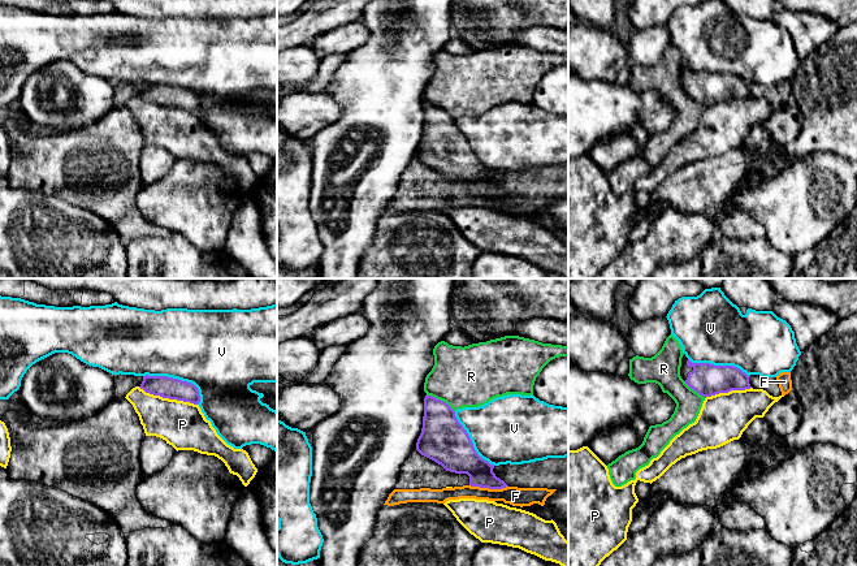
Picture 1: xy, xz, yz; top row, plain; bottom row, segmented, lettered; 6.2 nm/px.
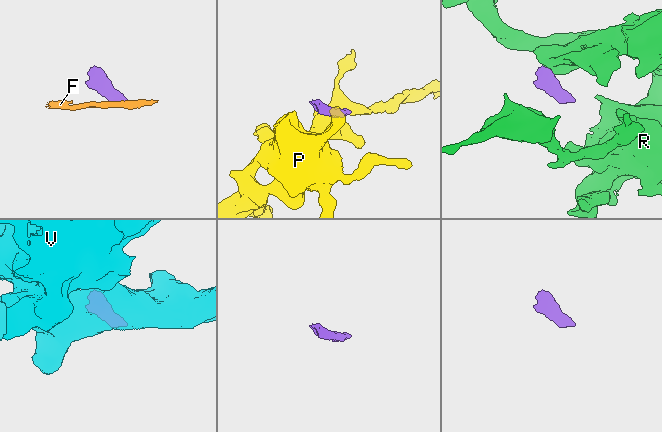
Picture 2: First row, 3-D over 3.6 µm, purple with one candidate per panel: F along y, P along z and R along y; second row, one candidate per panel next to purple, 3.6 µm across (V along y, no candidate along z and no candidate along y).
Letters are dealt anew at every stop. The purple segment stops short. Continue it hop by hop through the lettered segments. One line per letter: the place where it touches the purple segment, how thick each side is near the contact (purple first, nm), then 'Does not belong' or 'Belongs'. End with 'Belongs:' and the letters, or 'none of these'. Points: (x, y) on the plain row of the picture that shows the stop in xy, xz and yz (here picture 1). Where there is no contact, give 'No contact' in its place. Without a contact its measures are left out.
F: Touches purple at xz (489, 197). Thickness 190 nm (purple) against 120 nm. Does not belong
P: Touches purple at xy (168, 106). Thickness 130 nm (purple) against 280 nm. Does not belong
R: Touches purple at xz (440, 108). Thickness 280 nm (purple) against 380 nm. Does not belong
V: Touches purple at xy (177, 87). Thickness 130 nm (purple) against 460 nm. Does not belong
Belongs: none of these

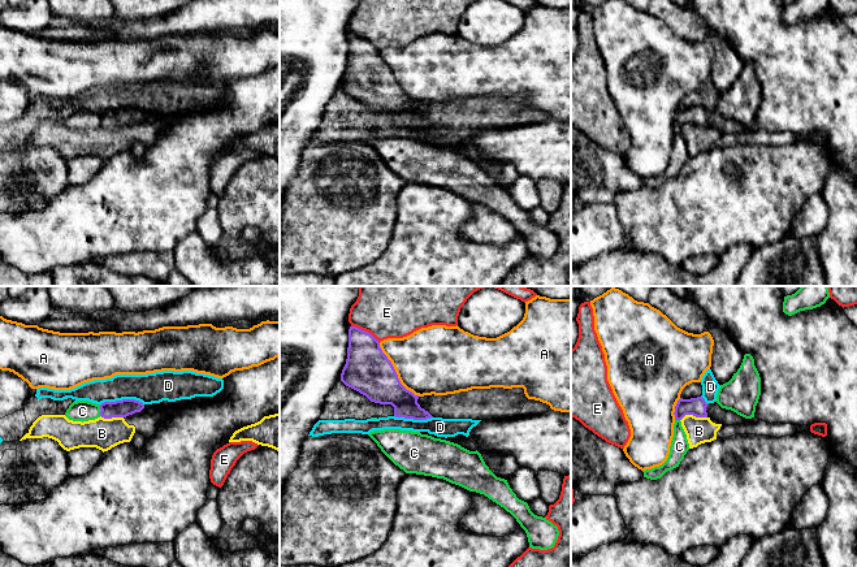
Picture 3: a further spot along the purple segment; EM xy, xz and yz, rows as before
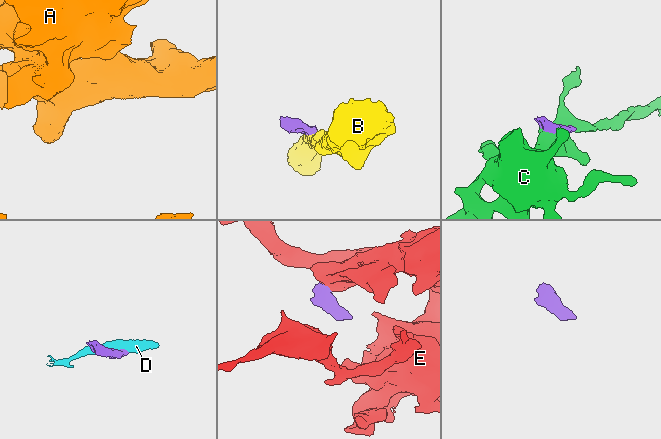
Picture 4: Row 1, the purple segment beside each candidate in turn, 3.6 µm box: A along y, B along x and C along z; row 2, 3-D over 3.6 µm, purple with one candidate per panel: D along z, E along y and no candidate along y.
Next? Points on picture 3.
A: Touches purple at xz (395, 81). Thickness 280 nm (purple) against 420 nm. Does not belong
B: Touches purple at yz (693, 124). Thickness 110 nm (purple) against 160 nm. Does not belong
C: Touches purple at xy (100, 117). Thickness 110 nm (purple) against 130 nm. Does not belong
D: Touches purple at xy (122, 108). Thickness 110 nm (purple) against 190 nm. Does not belong
E: Touches purple at xz (364, 39). Thickness 280 nm (purple) against 280 nm. Does not belong
Belongs: none of these

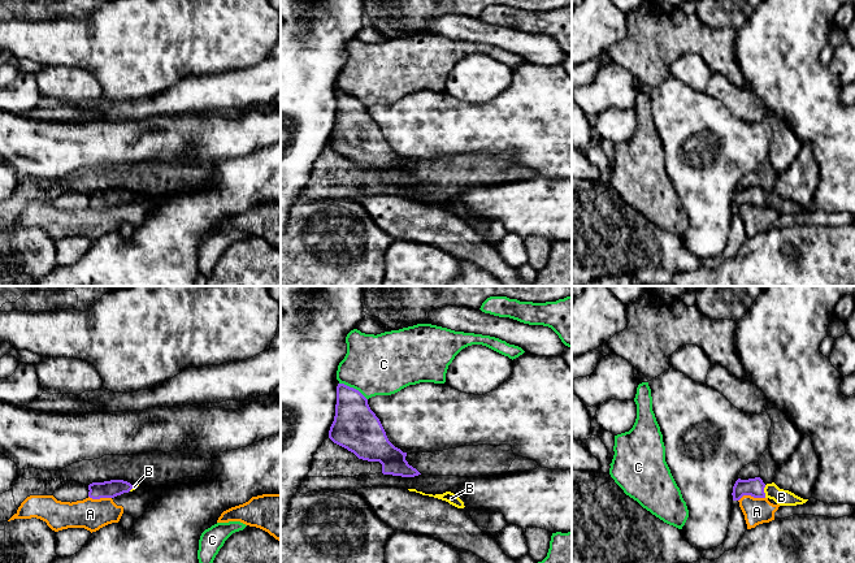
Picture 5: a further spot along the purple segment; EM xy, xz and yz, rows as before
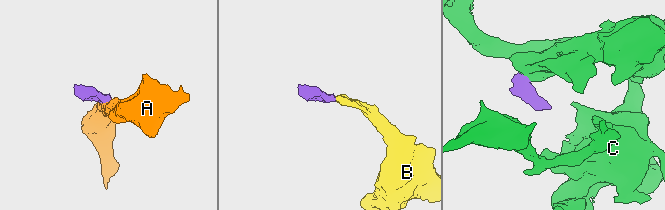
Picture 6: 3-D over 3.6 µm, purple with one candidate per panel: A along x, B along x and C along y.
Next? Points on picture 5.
A: Touches purple at yz (751, 204). Thickness 110 nm (purple) against 160 nm. Does not belong
B: Touches purple at yz (763, 200). Thickness 110 nm (purple) against 100 nm. Belongs
C: Touches purple at xz (352, 96). Thickness 280 nm (purple) against 380 nm. Does not belong
Belongs: B

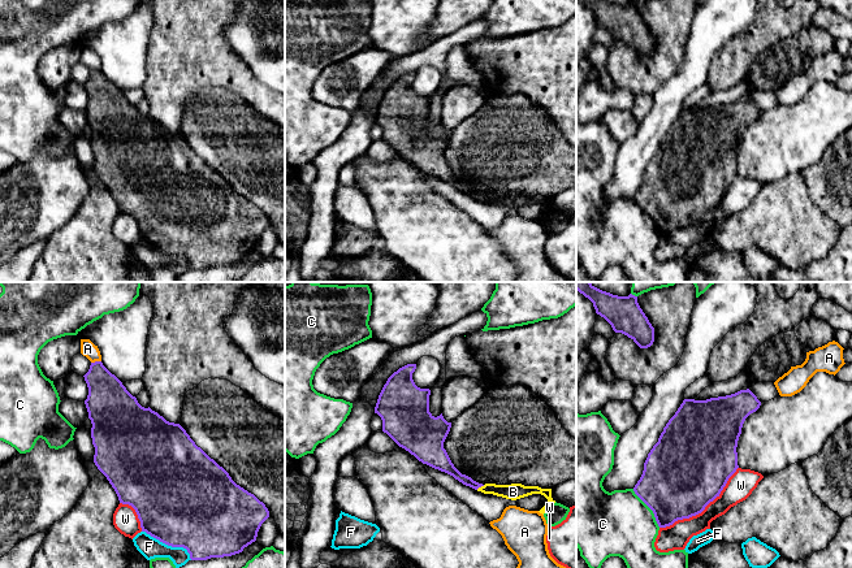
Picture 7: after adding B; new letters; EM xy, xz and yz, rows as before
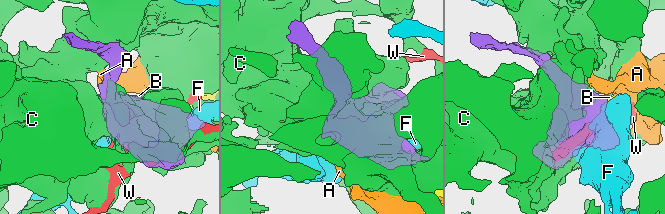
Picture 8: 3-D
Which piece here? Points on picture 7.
A: Touches purple at xy (95, 70). Thickness 260 nm (purple) against 100 nm. Does not belong
B: Touches purple at xz (480, 195). Thickness 80 nm (purple) against 100 nm. Belongs
C: Touches purple at yz (649, 216). Thickness 460 nm (purple) against 400 nm. Does not belong
F: Touches purple at xy (169, 254). Thickness 500 nm (purple) against 140 nm. Does not belong
W: Touches purple at yz (703, 219). Thickness 480 nm (purple) against 160 nm. Does not belong
Belongs: B

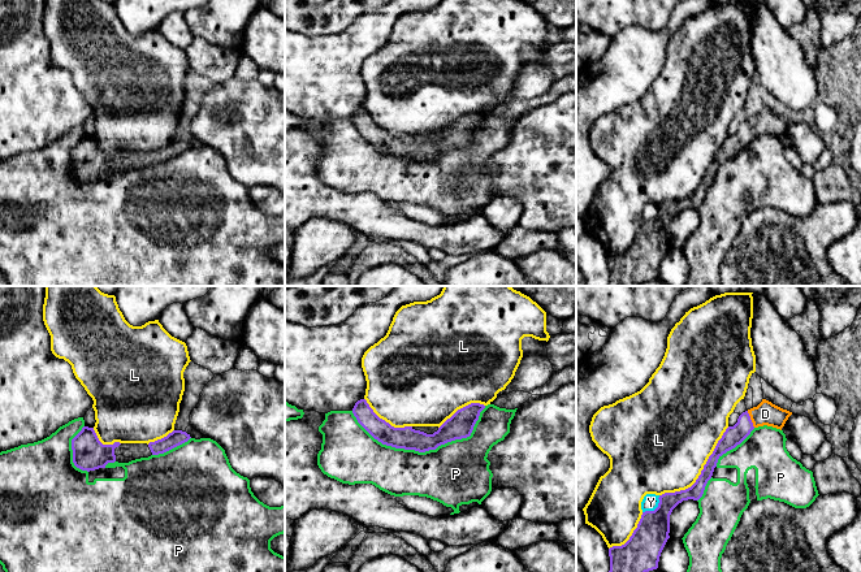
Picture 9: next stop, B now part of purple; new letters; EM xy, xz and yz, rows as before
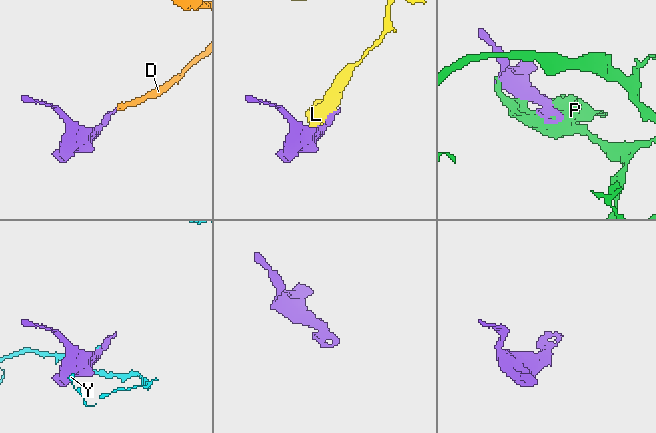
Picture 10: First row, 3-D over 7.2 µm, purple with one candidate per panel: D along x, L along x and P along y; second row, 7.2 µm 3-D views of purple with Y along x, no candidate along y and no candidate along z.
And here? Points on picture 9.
D: Touches purple at yz (749, 128). Thickness 120 nm (purple) against 140 nm. Belongs
L: Touches purple at yz (701, 181). Thickness 100 nm (purple) against 480 nm. Does not belong
P: Touches purple at xz (423, 160). Thickness 140 nm (purple) against 400 nm. Does not belong
Y: Touches purple at yz (656, 217). Thickness 220 nm (purple) against 100 nm. Does not belong
Belongs: D

